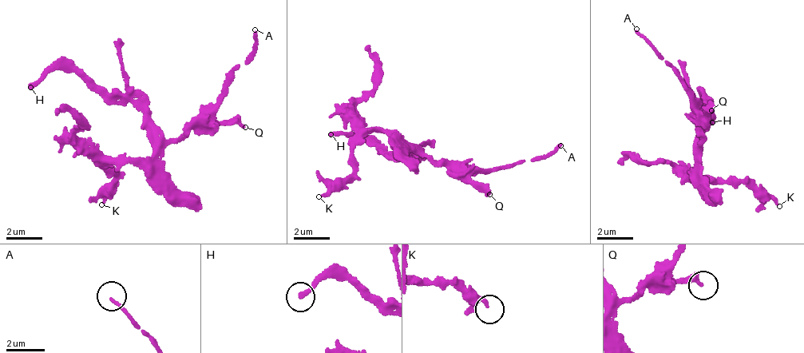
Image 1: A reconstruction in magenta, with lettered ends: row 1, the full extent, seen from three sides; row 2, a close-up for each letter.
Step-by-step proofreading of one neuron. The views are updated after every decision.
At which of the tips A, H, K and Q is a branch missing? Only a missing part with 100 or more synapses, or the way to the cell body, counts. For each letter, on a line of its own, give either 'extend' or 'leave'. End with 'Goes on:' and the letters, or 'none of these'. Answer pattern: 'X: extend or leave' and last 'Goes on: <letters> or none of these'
A: leave
H: extend
K: leave
Q: leave
Goes on: H

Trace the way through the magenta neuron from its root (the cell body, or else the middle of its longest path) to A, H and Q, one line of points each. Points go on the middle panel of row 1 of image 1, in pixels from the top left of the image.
A: (405, 148), (418, 147), (430, 157), (458, 159), (470, 168), (494, 171), (535, 160), (560, 145)
H: (405, 148), (415, 153), (409, 158), (406, 155), (386, 160), (373, 142), (365, 143), (357, 135), (330, 134)
Q: (405, 148), (418, 147), (430, 157), (444, 161), (473, 182), (477, 182), (489, 194)

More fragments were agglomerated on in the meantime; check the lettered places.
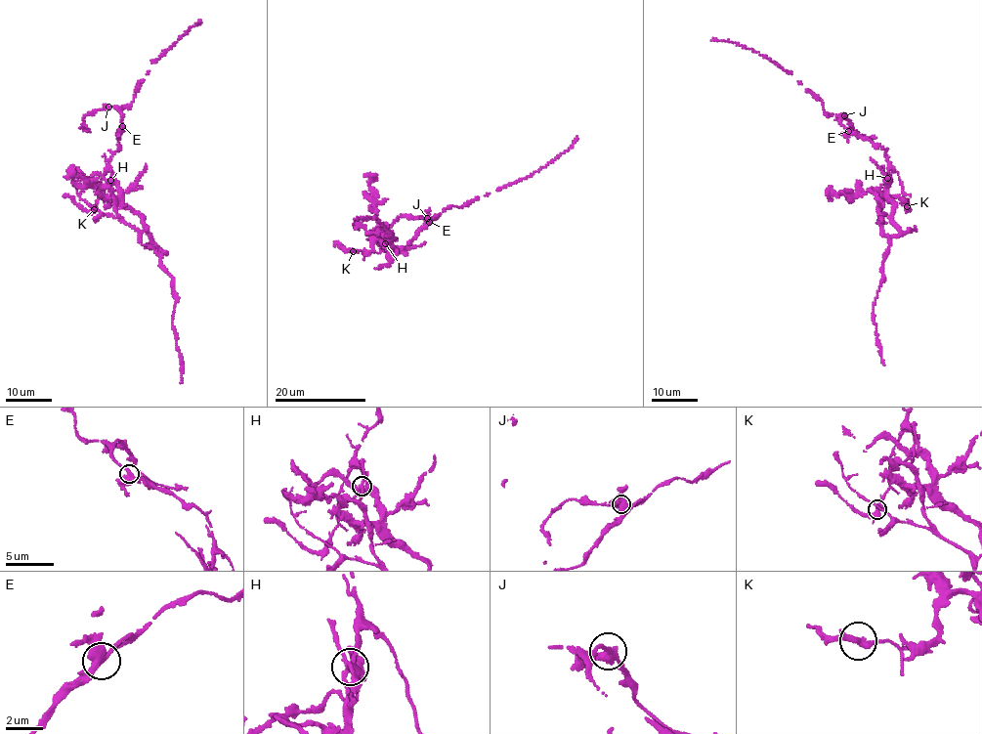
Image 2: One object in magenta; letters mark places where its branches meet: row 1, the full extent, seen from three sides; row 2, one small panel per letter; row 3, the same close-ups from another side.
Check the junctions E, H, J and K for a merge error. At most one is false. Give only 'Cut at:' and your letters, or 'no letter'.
Cut at: H

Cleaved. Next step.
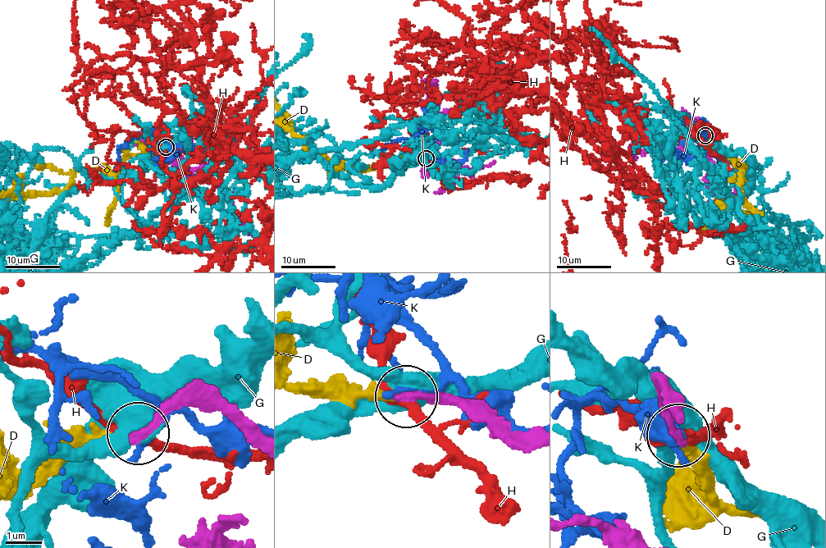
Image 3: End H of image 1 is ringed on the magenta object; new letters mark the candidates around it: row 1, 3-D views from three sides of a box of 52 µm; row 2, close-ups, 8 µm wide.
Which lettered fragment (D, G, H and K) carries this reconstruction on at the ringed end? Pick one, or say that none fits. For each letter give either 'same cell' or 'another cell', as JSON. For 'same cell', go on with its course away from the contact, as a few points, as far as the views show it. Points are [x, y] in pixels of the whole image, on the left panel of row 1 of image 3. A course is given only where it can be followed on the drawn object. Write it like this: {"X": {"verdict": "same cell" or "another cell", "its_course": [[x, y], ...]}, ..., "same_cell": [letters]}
{"D": {"verdict": "same cell"}, "G": {"verdict": "another cell"}, "H": {"verdict": "another cell"}, "K": {"verdict": "another cell"}, "same_cell": ["D"]}

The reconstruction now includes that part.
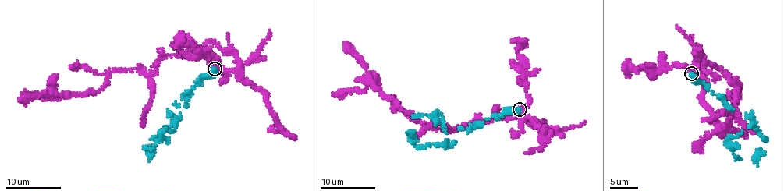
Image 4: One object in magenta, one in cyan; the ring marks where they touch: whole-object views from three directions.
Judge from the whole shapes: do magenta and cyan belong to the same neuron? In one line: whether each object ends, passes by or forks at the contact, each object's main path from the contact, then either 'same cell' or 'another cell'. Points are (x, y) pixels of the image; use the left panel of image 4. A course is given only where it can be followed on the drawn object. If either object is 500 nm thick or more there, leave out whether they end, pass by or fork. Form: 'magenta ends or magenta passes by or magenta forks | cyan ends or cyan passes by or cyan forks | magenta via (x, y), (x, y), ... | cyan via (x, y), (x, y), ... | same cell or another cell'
magenta forks | cyan ends | magenta via (214, 68), (235, 69), (238, 60), (208, 42), (160, 56), (148, 77), (115, 69), (92, 93), (19, 98) | cyan via (214, 68), (208, 76), (201, 76), (192, 88), (174, 130), (163, 132), (151, 147), (144, 147) | another cell

